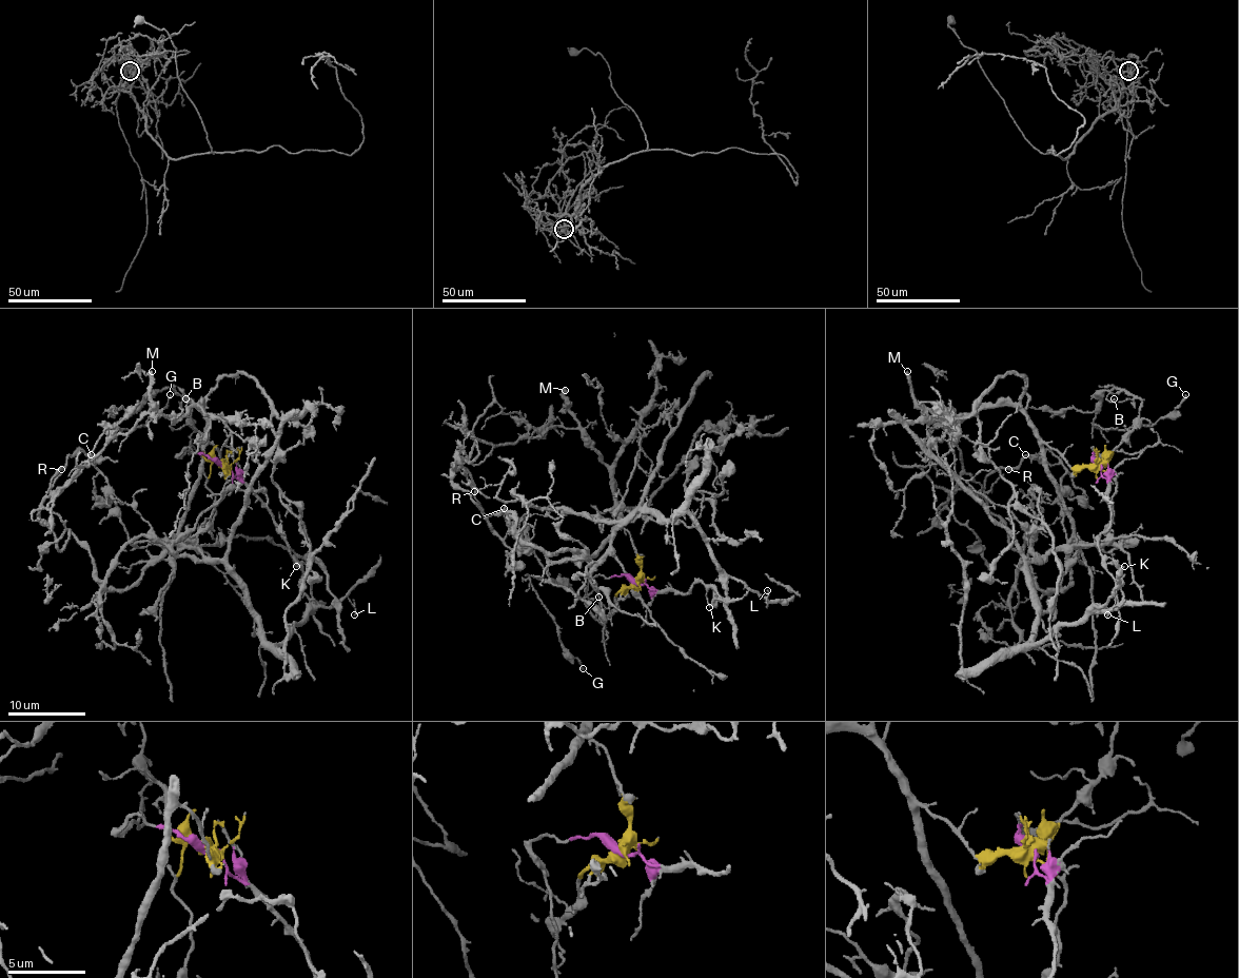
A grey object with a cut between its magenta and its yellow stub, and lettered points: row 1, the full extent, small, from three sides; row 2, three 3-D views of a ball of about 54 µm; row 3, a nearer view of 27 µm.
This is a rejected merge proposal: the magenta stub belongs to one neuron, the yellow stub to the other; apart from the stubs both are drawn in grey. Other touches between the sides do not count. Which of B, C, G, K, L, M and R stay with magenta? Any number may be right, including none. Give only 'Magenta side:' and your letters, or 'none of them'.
Magenta side: K, L

